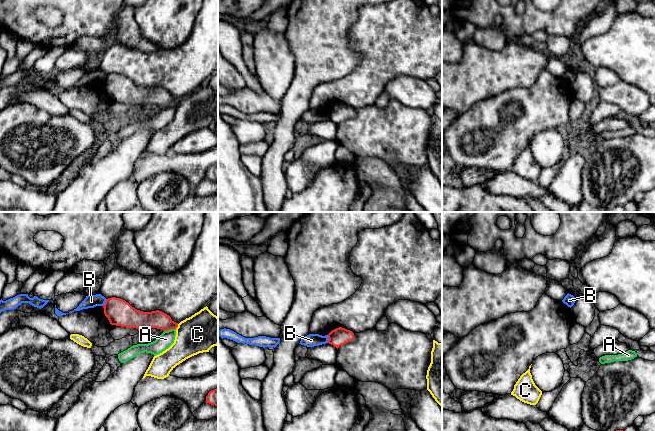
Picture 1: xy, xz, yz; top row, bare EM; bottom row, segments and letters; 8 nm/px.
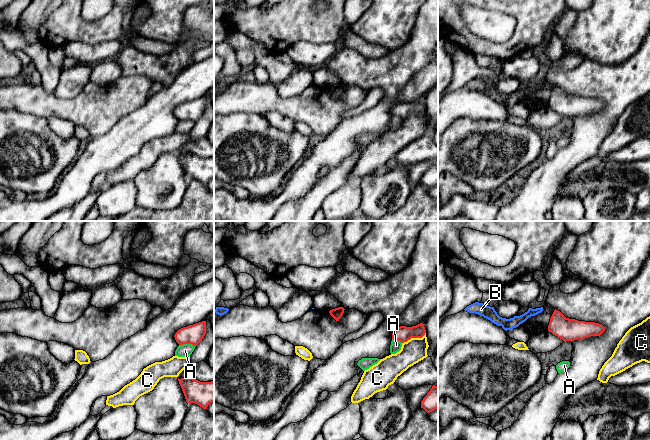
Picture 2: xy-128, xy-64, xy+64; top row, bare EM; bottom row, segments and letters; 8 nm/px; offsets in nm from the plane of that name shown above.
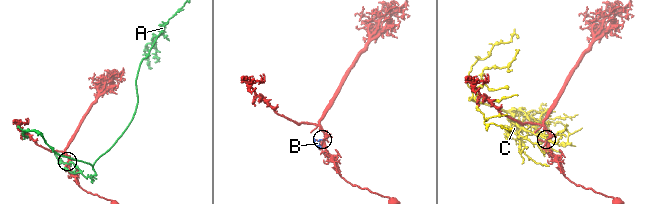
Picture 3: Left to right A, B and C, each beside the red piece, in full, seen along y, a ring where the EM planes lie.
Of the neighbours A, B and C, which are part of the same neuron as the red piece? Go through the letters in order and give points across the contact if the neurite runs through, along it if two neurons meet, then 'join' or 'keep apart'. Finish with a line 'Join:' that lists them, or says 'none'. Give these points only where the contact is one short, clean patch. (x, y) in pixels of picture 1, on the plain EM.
A: keep apart
B: border xz (327, 111), (328, 118); keep apart
C: keep apart
Join: none

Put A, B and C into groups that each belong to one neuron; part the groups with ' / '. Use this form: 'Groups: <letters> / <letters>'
Groups: A / B / C

